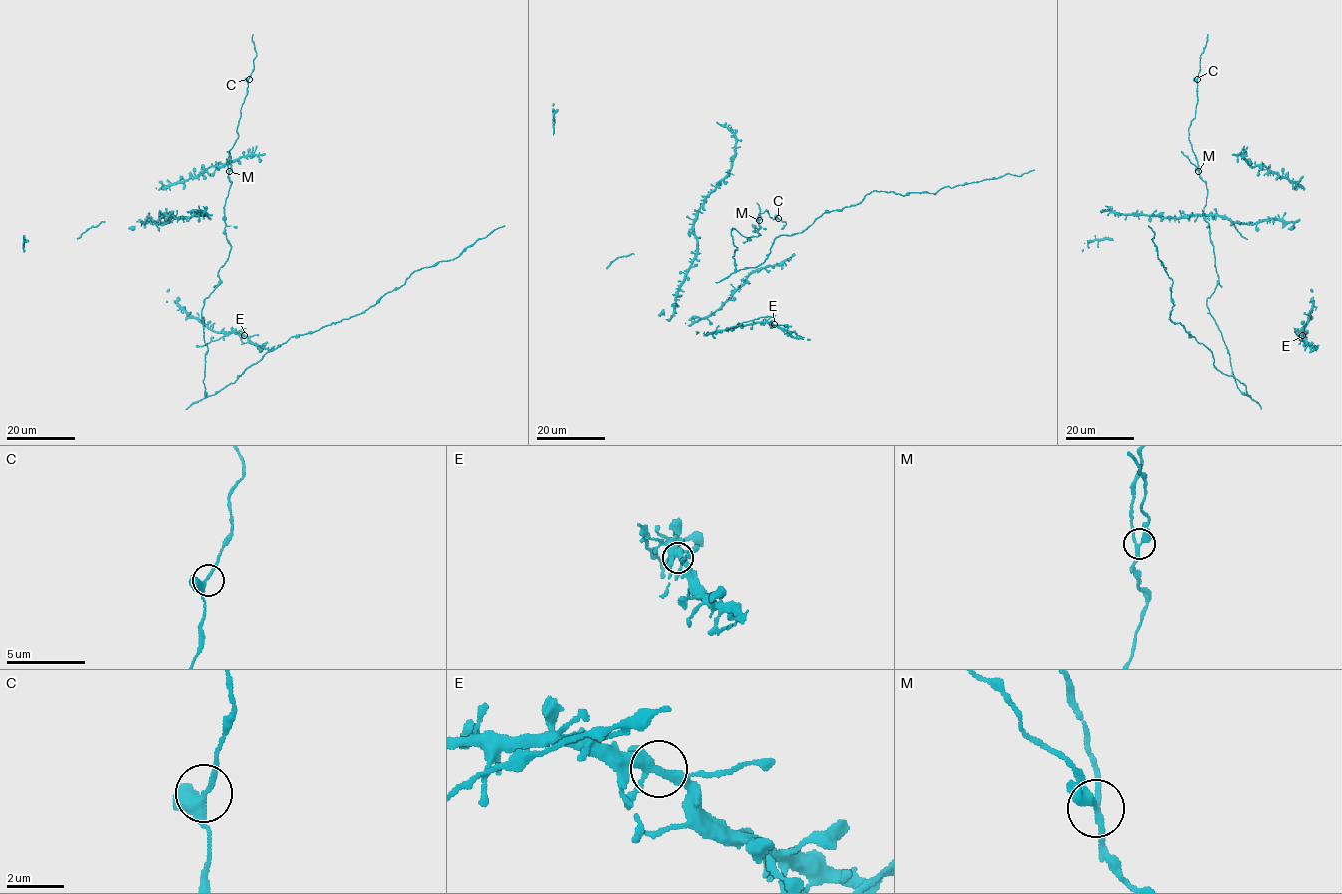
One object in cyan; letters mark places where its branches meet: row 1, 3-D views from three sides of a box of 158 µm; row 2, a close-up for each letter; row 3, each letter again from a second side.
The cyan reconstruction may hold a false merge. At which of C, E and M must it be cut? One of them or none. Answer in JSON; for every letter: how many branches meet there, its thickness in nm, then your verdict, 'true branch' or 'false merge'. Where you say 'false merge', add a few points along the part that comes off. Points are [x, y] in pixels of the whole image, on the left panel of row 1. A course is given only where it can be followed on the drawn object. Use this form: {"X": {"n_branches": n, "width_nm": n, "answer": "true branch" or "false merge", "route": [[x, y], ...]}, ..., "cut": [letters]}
{"C": {"n_branches": 3, "width_nm": 280, "answer": "true branch"}, "E": {"n_branches": 3, "width_nm": 280, "answer": "true branch"}, "M": {"n_branches": 3, "width_nm": 260, "answer": "false merge", "route": [[229, 171], [231, 157], [226, 151]]}, "cut": ["M"]}

